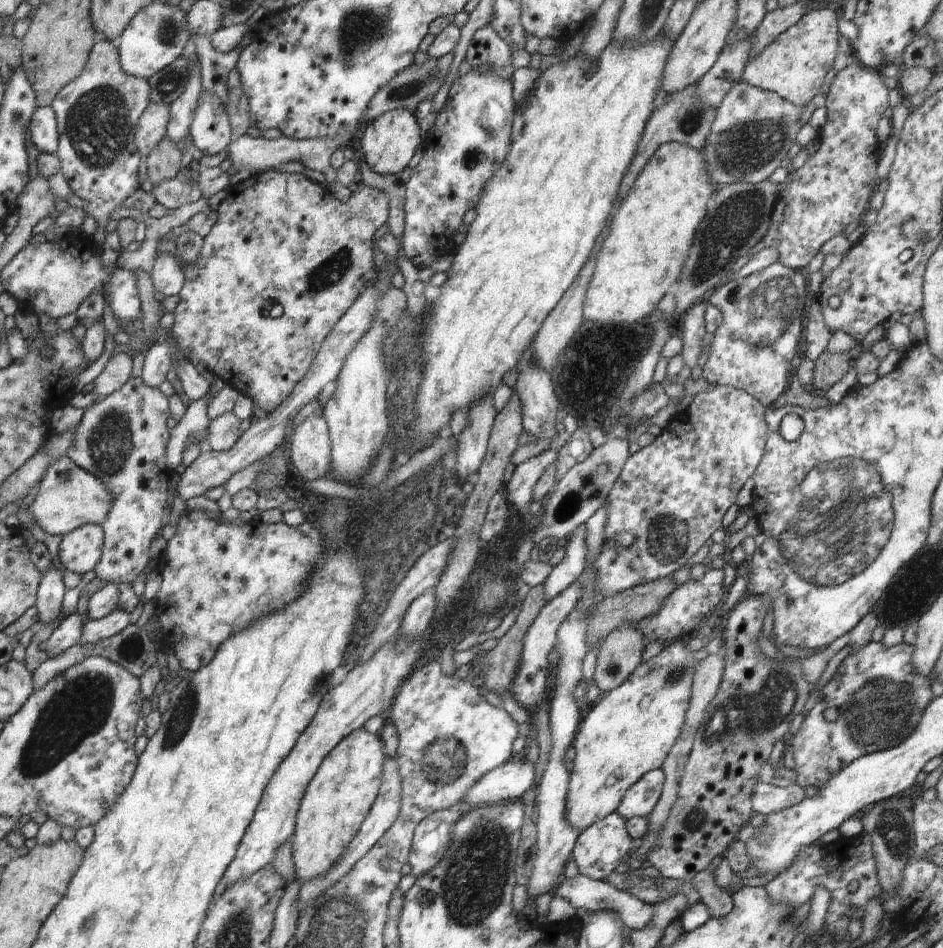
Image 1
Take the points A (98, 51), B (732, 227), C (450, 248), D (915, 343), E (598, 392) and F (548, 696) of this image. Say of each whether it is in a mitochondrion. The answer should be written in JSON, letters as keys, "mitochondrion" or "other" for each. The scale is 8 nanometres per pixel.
{"A":"other","B":"mitochondrion","C":"other","D":"other","E":"mitochondrion","F":"other"}

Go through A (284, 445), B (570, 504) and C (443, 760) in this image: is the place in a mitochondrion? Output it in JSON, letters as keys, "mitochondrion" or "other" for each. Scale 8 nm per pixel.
{"A":"other","B":"mitochondrion","C":"mitochondrion"}

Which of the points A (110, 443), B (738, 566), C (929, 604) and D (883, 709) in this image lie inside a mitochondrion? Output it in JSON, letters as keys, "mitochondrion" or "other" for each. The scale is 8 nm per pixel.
{"A":"mitochondrion","B":"other","C":"other","D":"mitochondrion"}

